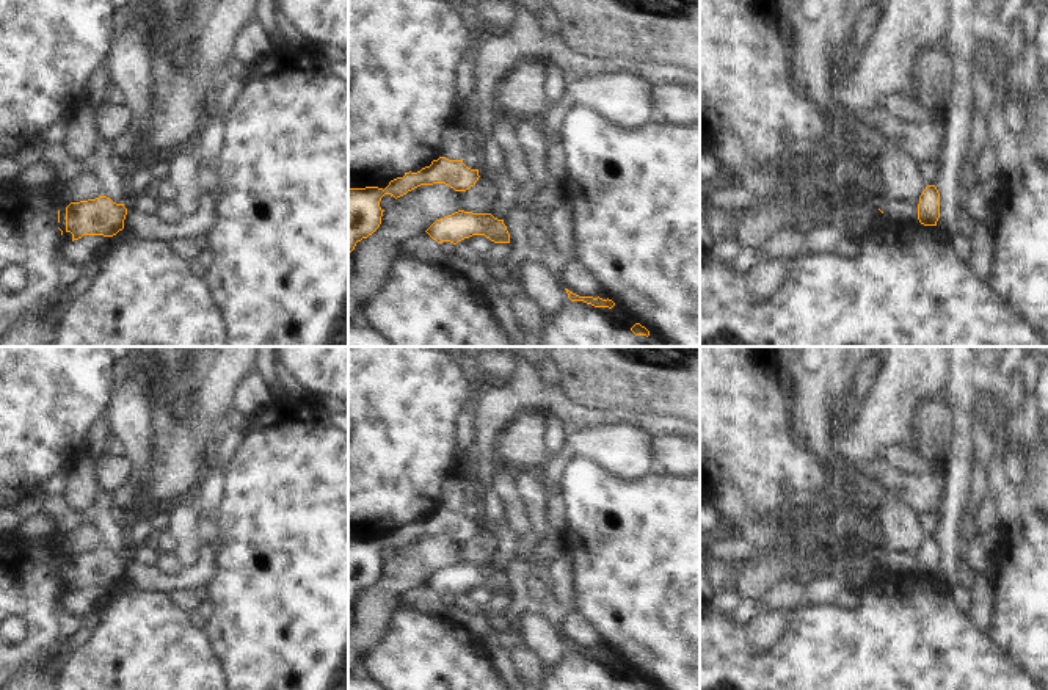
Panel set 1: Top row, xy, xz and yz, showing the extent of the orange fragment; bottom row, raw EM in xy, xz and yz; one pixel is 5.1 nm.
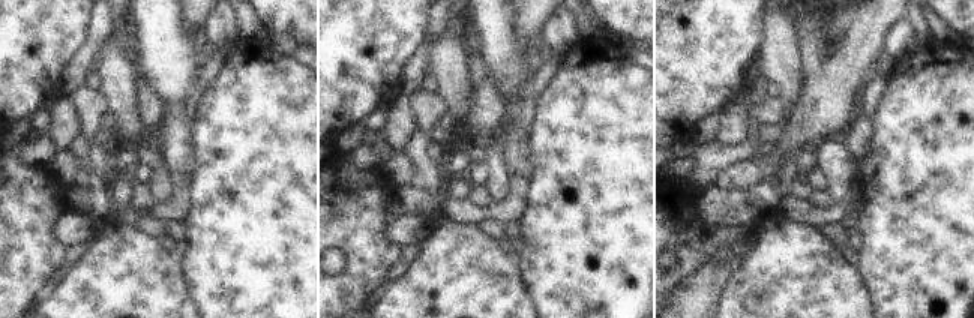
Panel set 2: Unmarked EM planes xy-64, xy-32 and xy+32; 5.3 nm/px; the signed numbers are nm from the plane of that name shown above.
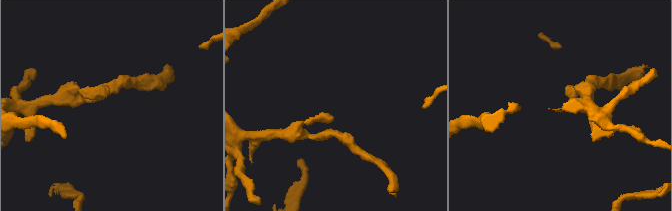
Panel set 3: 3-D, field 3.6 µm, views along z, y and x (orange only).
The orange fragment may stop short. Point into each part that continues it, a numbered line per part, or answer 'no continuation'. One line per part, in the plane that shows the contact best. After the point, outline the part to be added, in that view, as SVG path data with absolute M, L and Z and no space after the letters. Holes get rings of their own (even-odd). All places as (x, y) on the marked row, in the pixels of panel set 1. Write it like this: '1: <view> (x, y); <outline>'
no continuation

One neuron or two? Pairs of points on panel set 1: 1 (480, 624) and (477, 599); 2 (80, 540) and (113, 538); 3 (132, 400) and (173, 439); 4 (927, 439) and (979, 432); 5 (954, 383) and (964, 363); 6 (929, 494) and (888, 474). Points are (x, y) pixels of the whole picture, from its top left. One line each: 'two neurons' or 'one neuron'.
1: two neurons
2: two neurons
3: two neurons
4: two neurons
5: two neurons
6: one neuron

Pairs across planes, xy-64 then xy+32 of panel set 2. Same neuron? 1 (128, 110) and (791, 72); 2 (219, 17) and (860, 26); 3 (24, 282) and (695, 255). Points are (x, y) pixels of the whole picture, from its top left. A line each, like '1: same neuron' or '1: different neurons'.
1: same neuron
2: different neurons
3: same neuron

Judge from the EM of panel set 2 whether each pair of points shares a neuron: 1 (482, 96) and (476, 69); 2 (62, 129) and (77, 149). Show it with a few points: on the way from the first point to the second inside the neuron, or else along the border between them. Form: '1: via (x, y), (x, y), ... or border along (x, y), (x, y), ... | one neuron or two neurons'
1: via (482, 90), (479, 75) | one neuron
2: border along (78, 134), (66, 149) | two neurons

